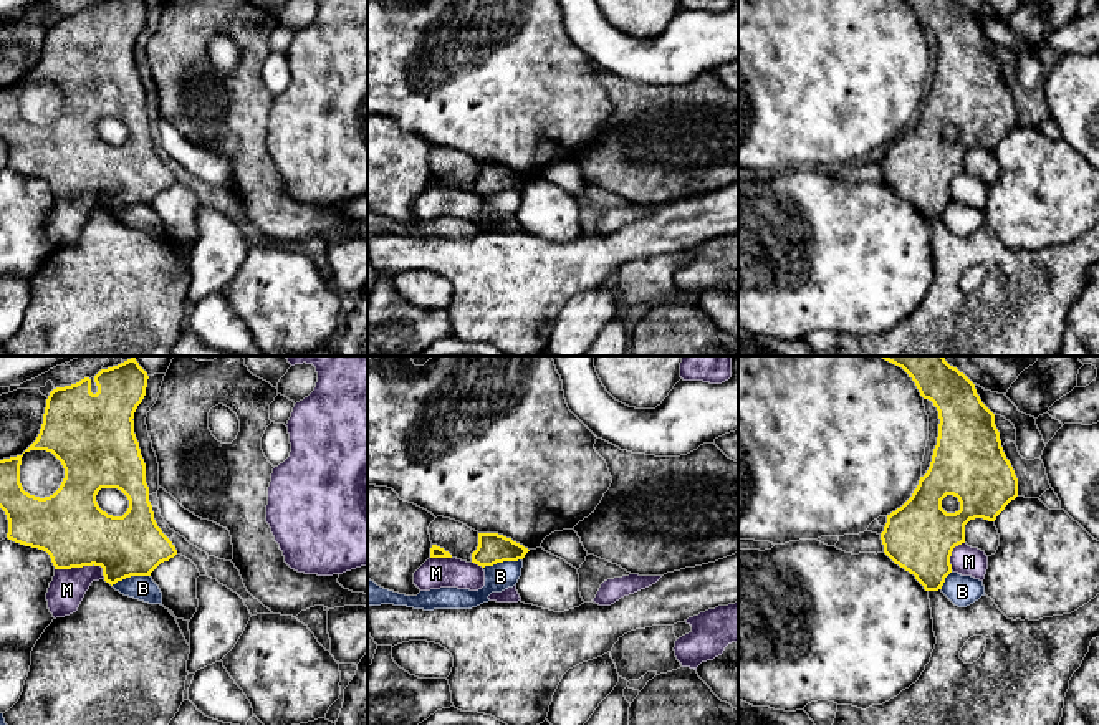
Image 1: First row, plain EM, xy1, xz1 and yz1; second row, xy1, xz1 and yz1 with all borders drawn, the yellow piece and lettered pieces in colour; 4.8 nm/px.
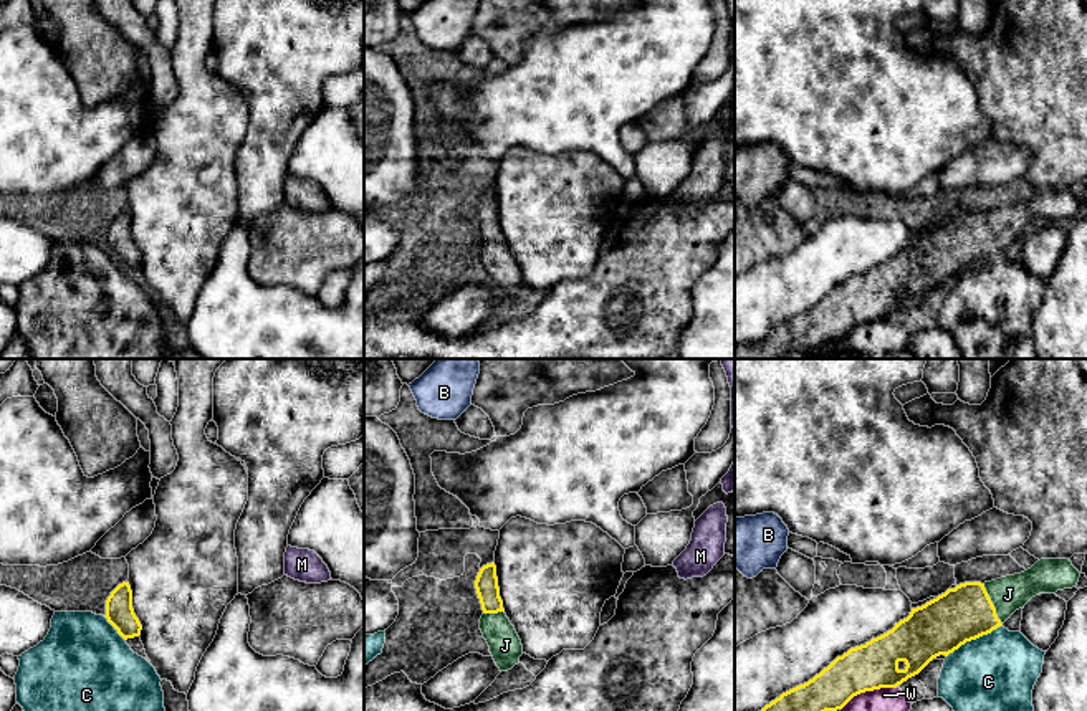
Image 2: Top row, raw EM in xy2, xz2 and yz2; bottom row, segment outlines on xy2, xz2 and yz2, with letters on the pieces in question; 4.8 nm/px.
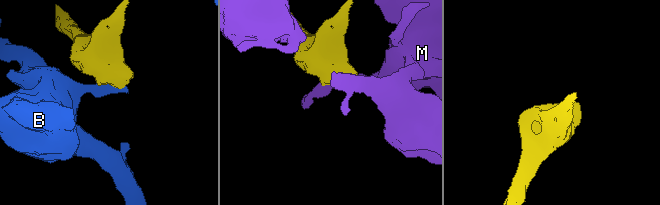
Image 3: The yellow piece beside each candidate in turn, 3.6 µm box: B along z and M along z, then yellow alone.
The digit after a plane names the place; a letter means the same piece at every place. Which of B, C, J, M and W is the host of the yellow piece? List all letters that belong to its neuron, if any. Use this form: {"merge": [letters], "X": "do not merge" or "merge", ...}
{"merge": ["J"], "B": "do not merge", "C": "do not merge", "J": "merge", "M": "do not merge", "W": "do not merge"}

